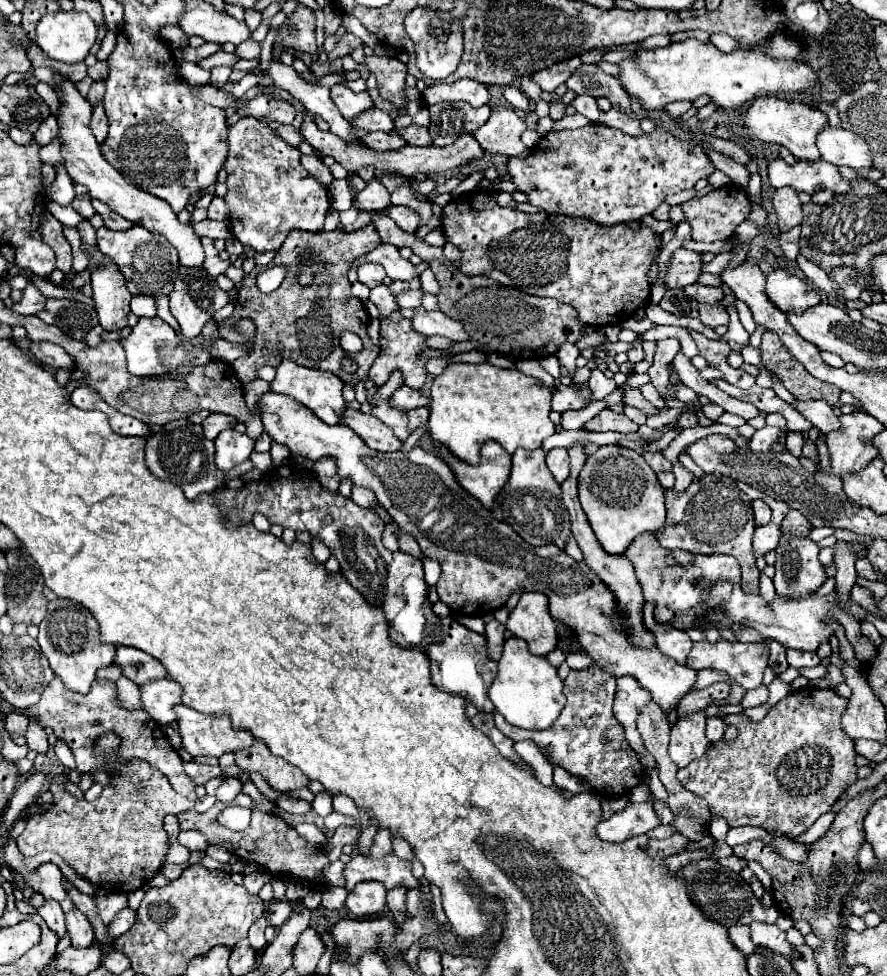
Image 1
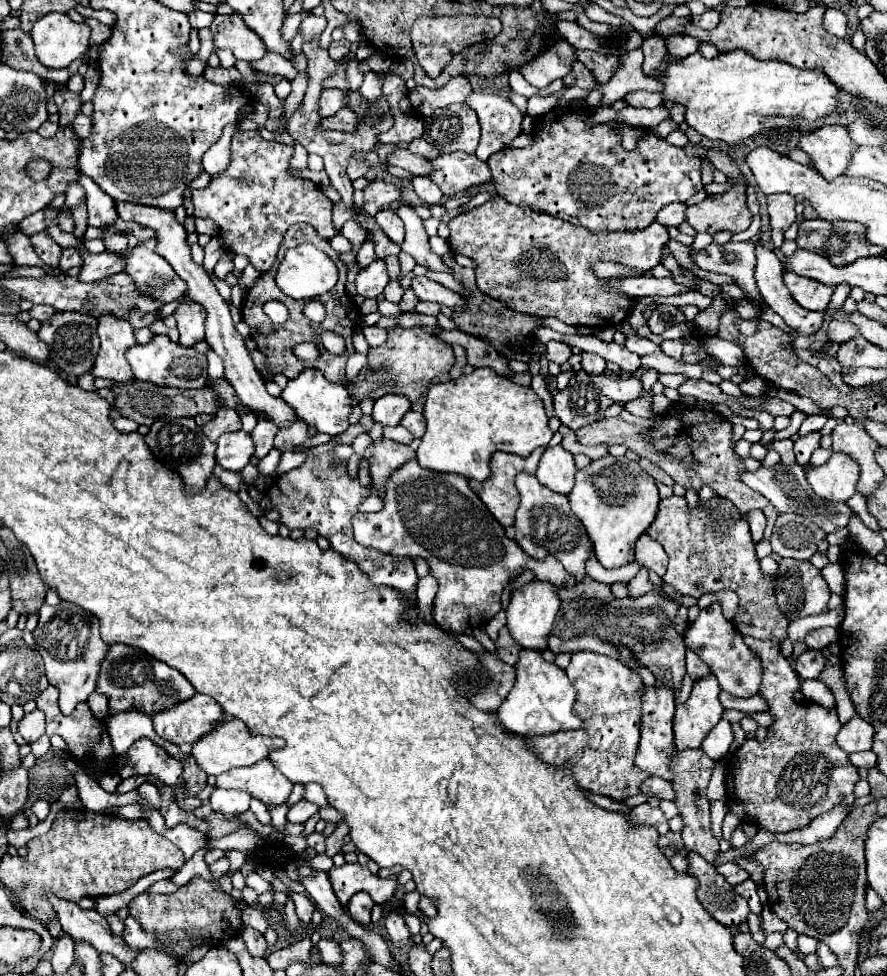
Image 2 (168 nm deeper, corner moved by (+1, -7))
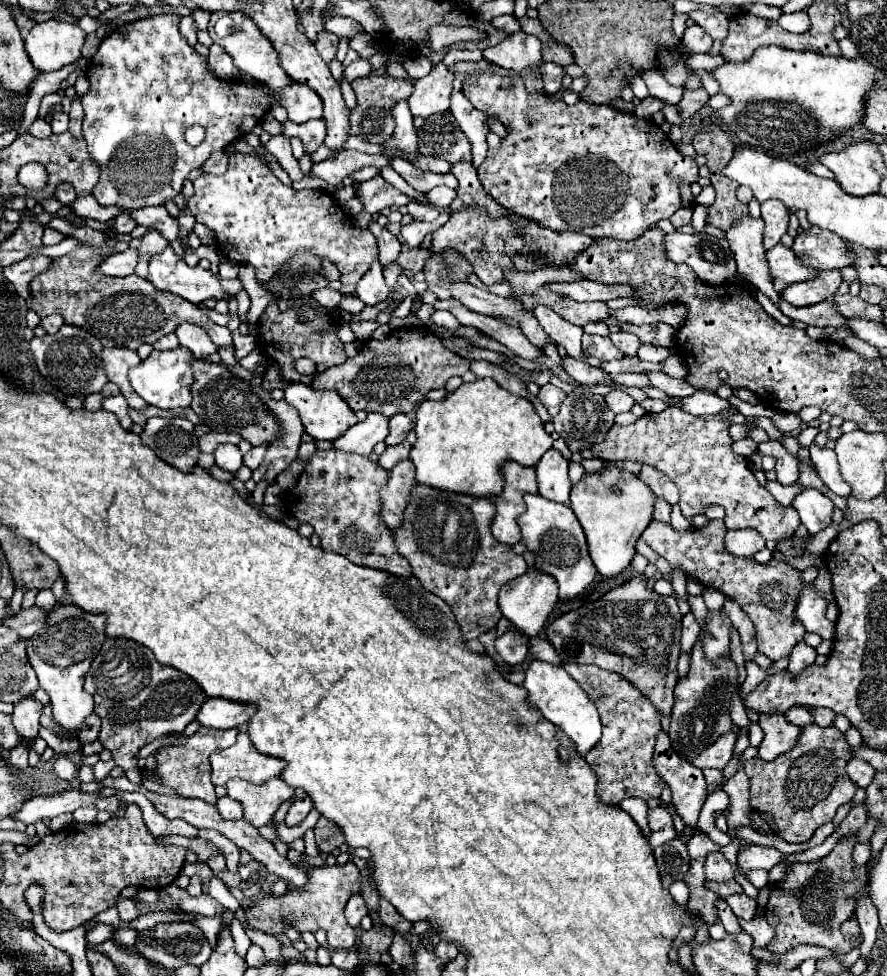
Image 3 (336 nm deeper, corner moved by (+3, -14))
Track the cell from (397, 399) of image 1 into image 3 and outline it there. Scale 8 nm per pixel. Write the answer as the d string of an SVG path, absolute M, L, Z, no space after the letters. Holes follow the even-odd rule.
M369 414L367 420L351 426L341 438L333 442L335 448L345 452L355 452L361 456L369 456L377 442L383 442L389 434L389 418L383 414Z

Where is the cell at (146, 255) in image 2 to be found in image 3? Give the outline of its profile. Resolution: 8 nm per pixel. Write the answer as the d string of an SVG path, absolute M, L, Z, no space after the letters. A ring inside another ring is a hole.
M167 246L163 254L151 258L147 280L157 290L181 296L191 304L199 304L207 298L229 298L211 270L203 270L201 266L189 268L183 258L175 256L171 246Z

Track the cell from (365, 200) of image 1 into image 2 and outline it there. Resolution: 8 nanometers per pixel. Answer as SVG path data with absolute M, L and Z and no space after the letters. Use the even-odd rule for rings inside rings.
M375 179L371 181L365 189L365 211L373 217L379 209L389 207L391 203L395 203L401 197L401 189L389 181L383 179Z

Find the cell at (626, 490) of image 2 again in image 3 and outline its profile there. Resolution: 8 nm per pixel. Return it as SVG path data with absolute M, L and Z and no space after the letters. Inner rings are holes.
M615 466L603 468L597 474L587 474L583 480L573 484L569 508L585 530L589 554L597 572L611 578L621 574L623 568L631 562L637 538L653 520L655 496L639 476Z

